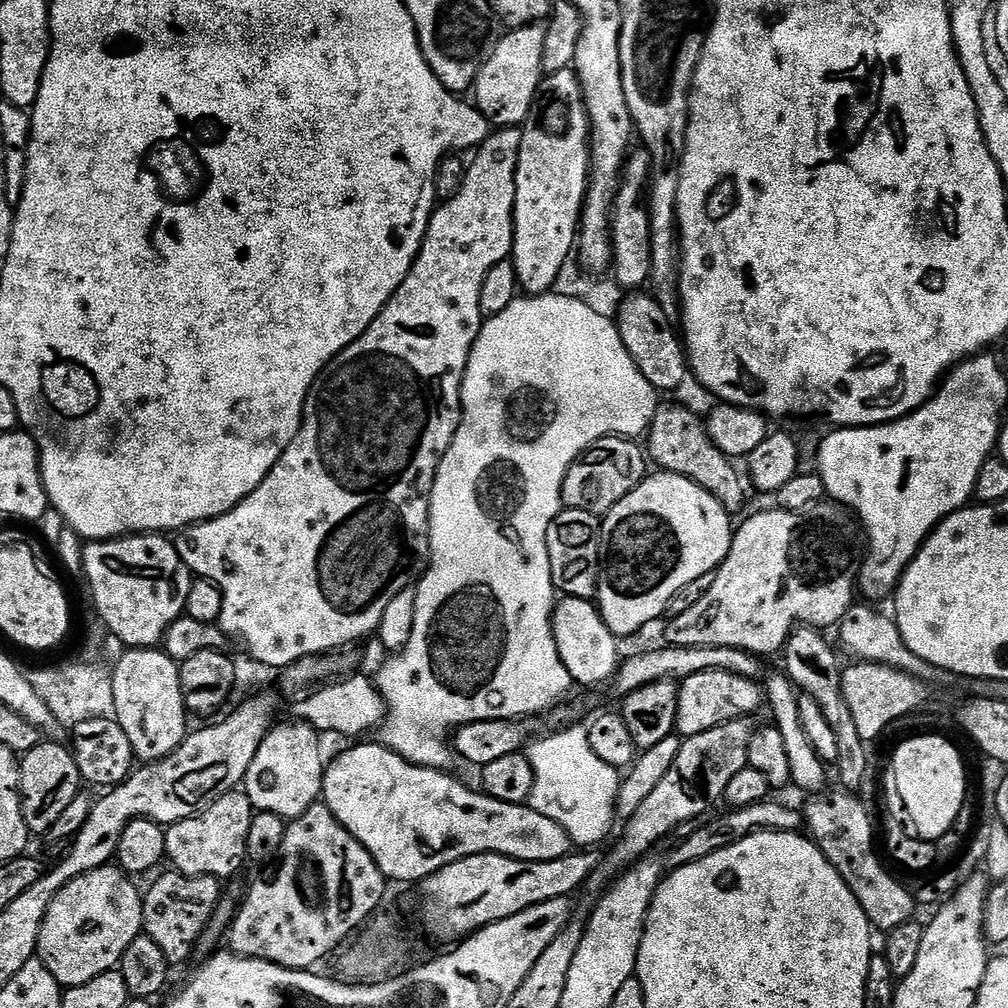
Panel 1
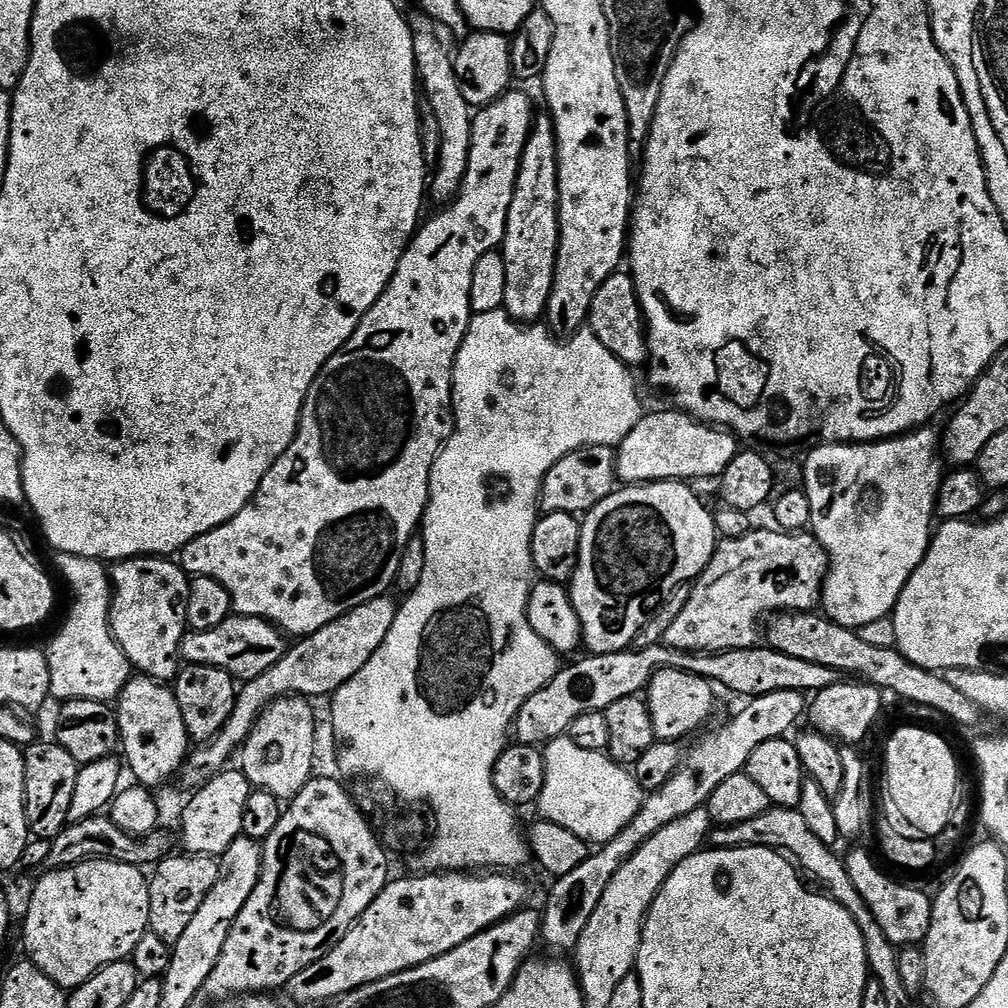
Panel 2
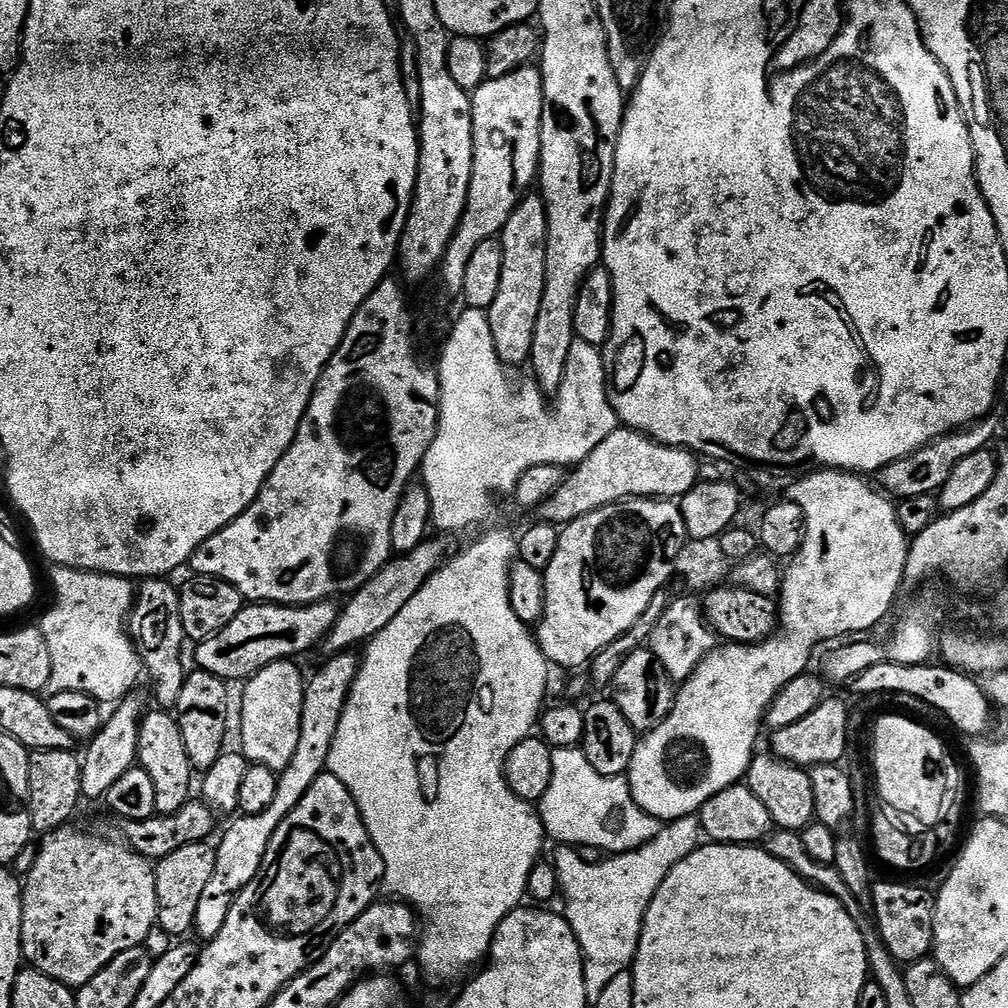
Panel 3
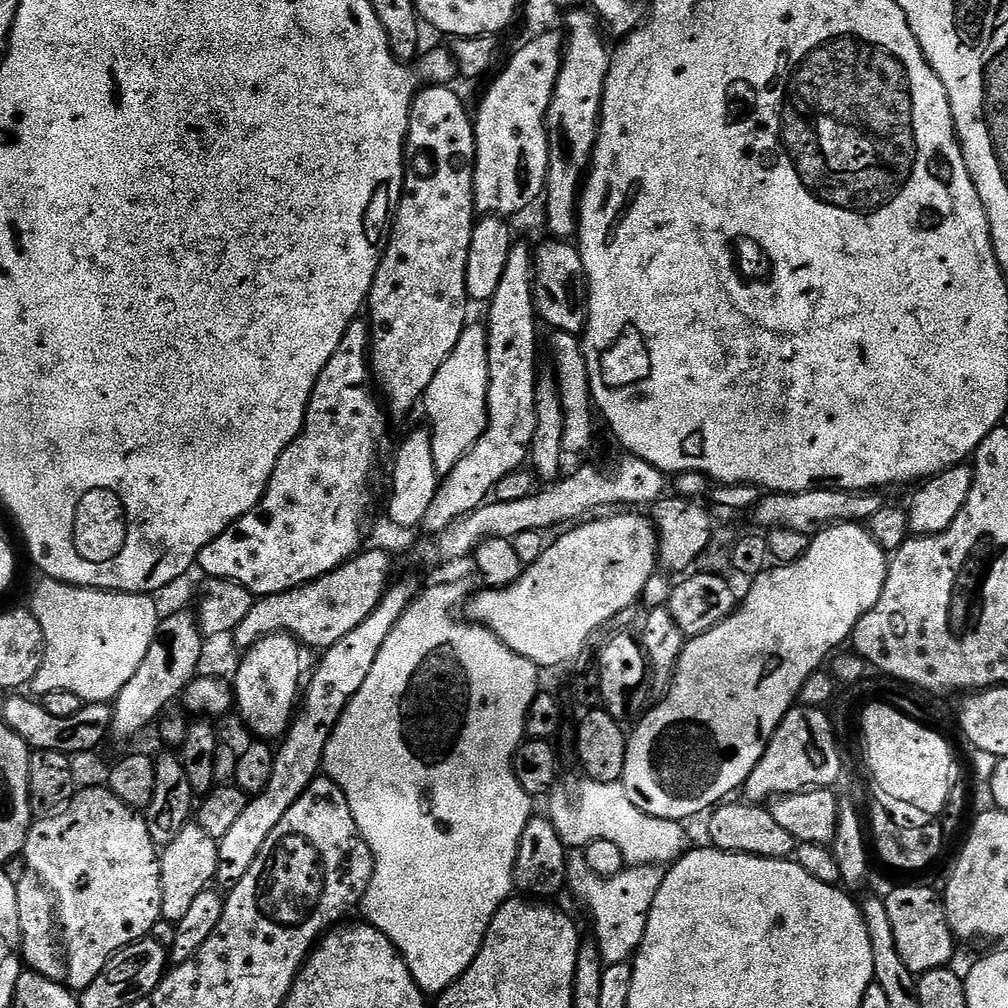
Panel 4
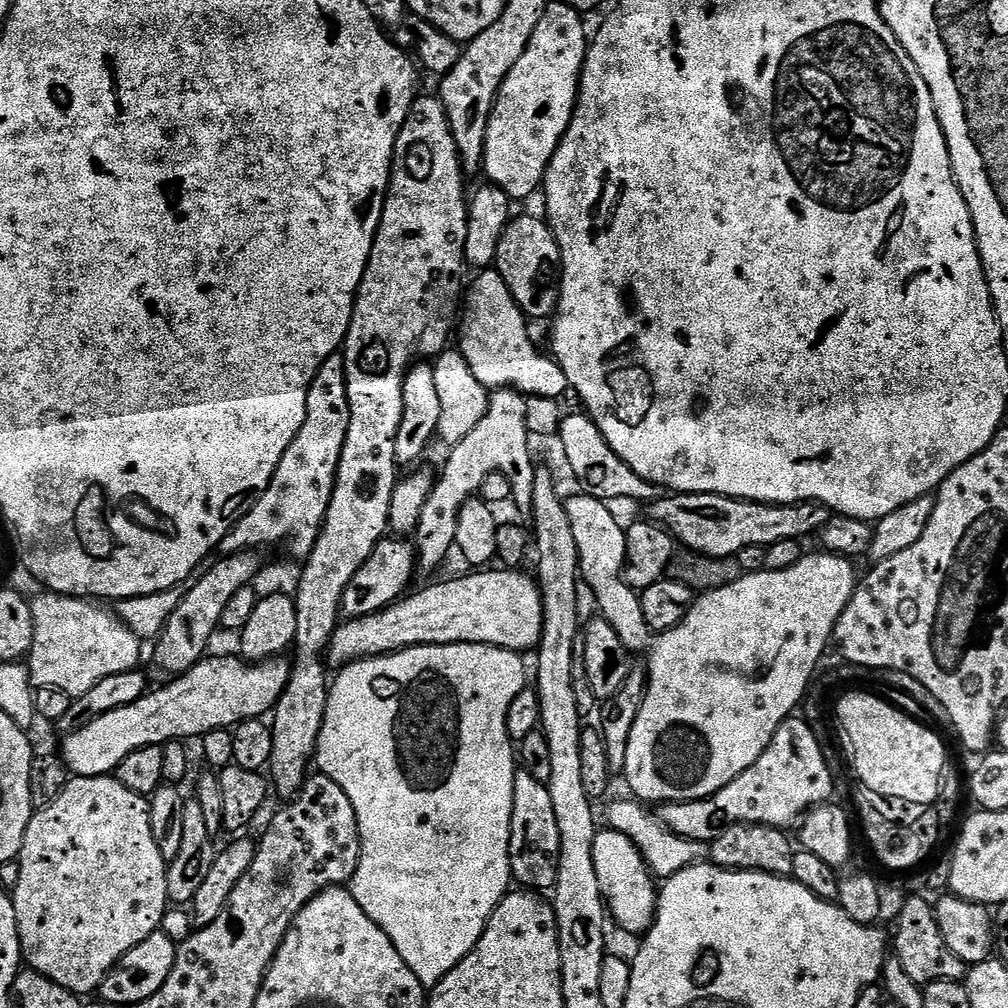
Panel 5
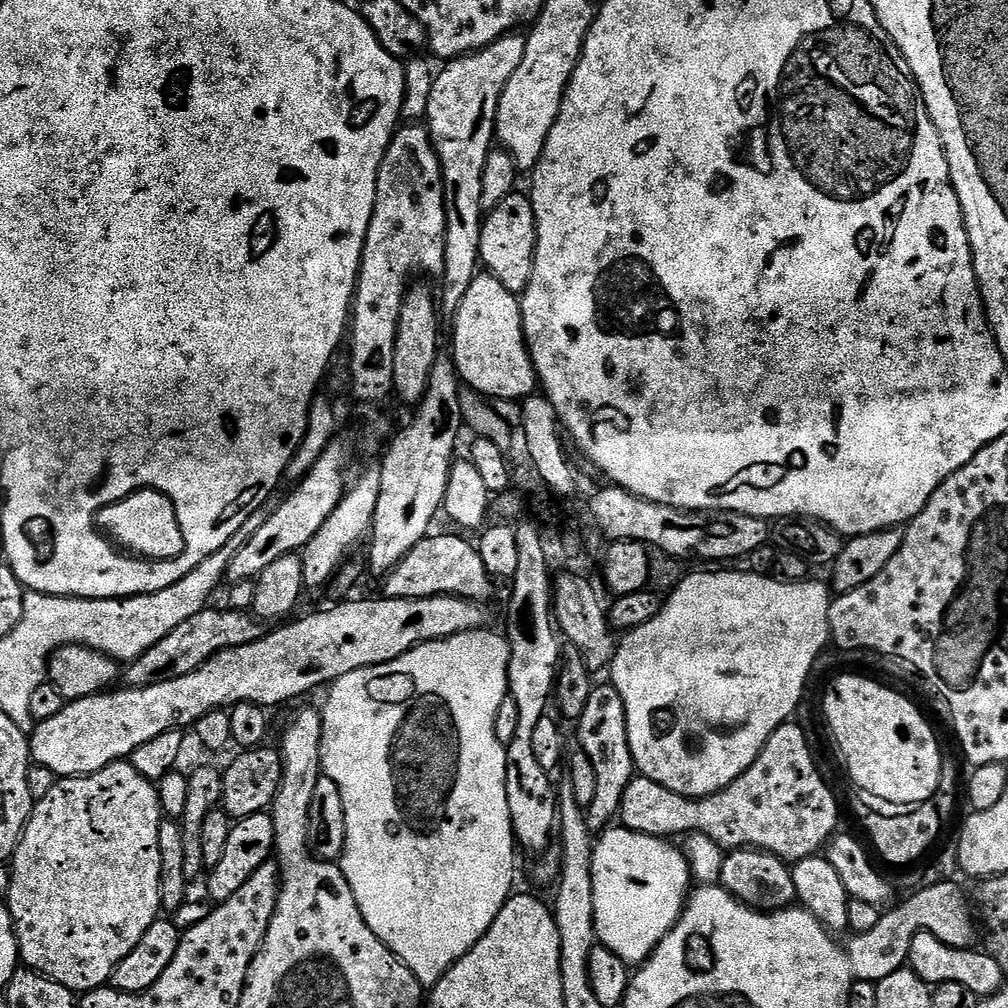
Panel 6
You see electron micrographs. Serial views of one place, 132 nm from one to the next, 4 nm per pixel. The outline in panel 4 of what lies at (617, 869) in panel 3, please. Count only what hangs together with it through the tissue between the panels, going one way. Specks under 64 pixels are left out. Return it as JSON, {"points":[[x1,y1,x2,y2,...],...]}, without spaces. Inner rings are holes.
{"points":[[572,850,568,853,567,887,588,907,592,915,592,932,596,948,604,959,605,965,622,964,631,961,640,949,646,934,646,922,654,906,654,898,664,881,665,869,658,864,646,866,621,867,612,876,600,876,591,872,583,851]]}

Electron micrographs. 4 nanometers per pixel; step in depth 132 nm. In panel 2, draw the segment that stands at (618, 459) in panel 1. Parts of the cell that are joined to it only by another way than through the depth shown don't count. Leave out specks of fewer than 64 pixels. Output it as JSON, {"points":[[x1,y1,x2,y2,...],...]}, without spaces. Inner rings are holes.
{"points":[[594,446,593,448,579,448,566,458,554,462,546,474,540,487,541,513,571,512,573,514,587,514,591,508,598,506,614,491,618,484,616,474,616,448]]}

